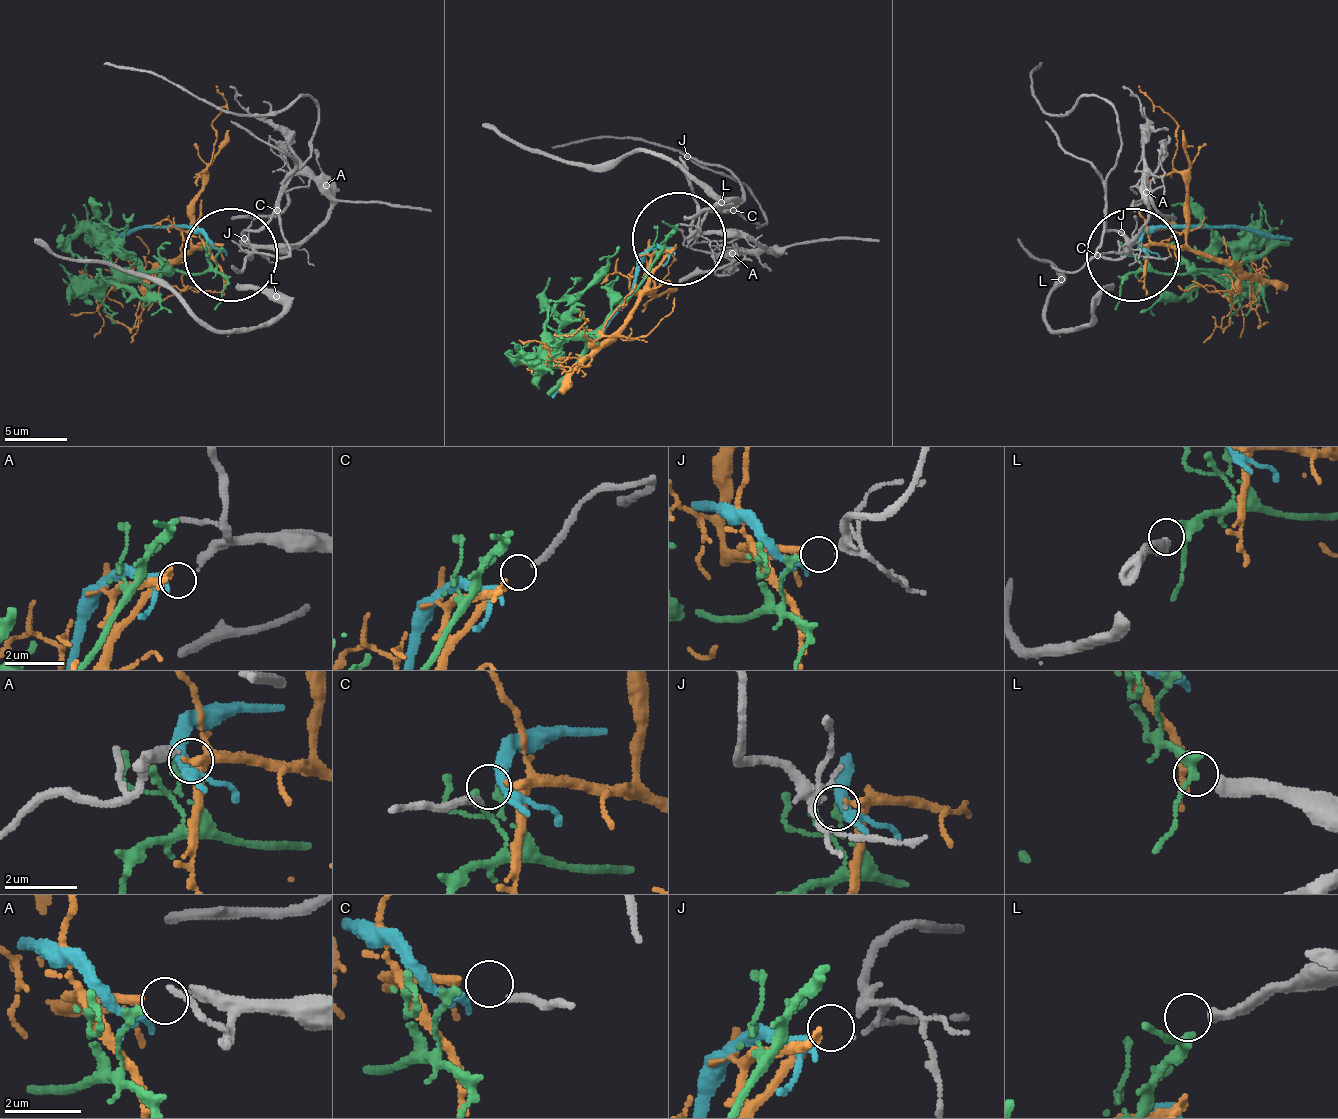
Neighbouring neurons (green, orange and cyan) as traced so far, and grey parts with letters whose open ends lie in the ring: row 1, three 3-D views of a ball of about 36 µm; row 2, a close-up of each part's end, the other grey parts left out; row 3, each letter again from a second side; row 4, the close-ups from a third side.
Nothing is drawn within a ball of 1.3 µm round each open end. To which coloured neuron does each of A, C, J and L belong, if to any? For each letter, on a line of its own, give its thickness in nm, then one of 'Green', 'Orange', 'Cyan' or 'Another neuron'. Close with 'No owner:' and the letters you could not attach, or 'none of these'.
A: Thickness 260 nm. Cyan
C: Thickness 220 nm. Another neuron
J: Thickness 110 nm. Orange
L: Thickness 360 nm. Another neuron
No owner: C, L

